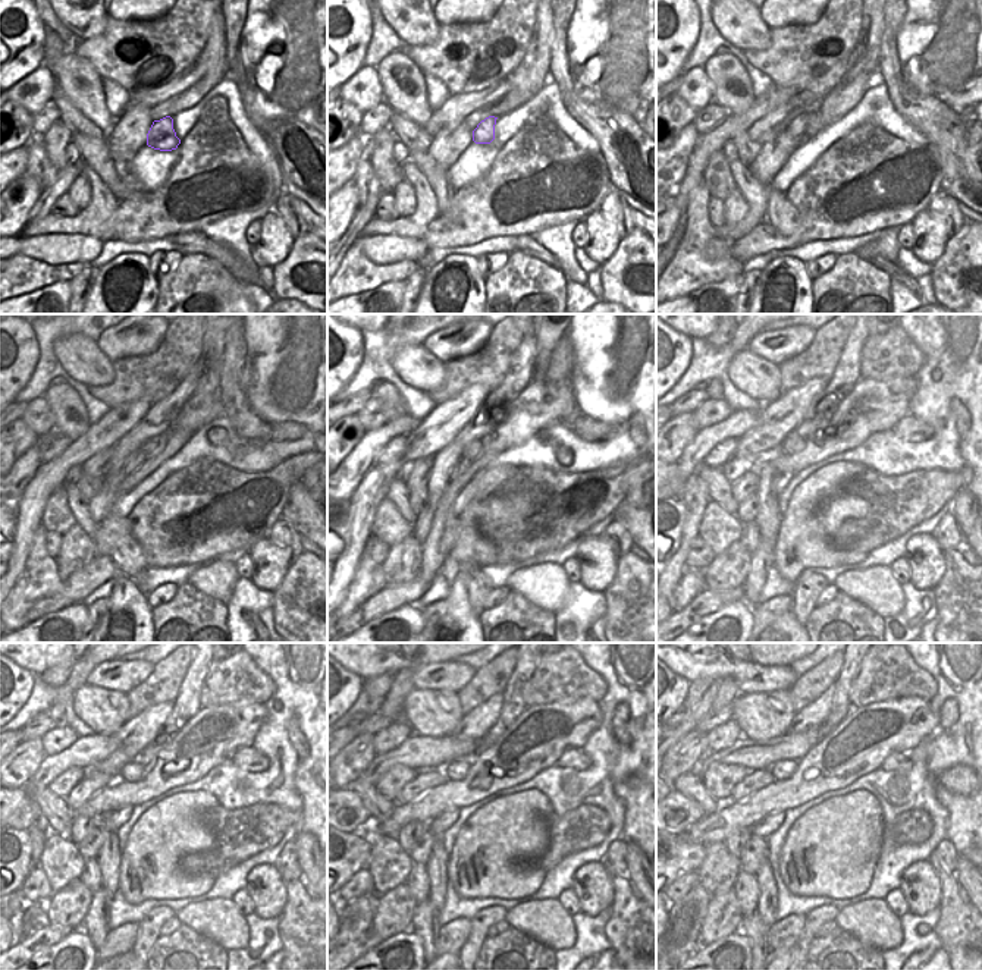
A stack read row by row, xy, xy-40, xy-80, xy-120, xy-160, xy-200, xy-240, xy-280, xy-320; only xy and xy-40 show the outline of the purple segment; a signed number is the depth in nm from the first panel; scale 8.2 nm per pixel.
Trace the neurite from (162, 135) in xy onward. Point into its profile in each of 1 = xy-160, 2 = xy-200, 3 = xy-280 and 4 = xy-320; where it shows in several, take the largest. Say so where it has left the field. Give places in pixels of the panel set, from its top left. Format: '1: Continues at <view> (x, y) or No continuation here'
1: Continues at xy-160 (471, 451)
2: Continues at xy-200 (793, 443)
3: Continues at xy-280 (457, 769)
4: Continues at xy-320 (783, 769).

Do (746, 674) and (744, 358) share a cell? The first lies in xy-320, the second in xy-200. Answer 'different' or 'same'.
different

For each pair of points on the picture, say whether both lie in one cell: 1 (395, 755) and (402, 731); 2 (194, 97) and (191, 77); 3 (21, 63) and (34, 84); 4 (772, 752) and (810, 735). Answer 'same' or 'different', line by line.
1: different
2: different
3: different
4: same

